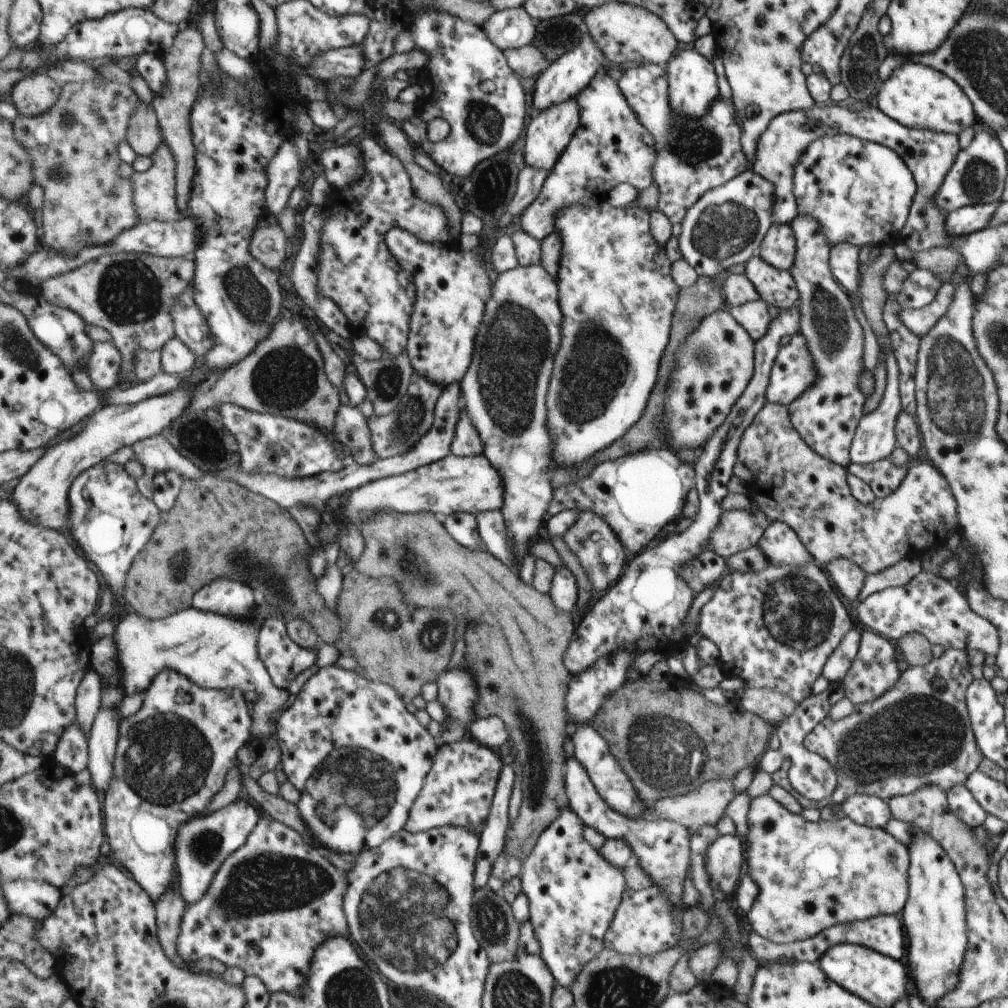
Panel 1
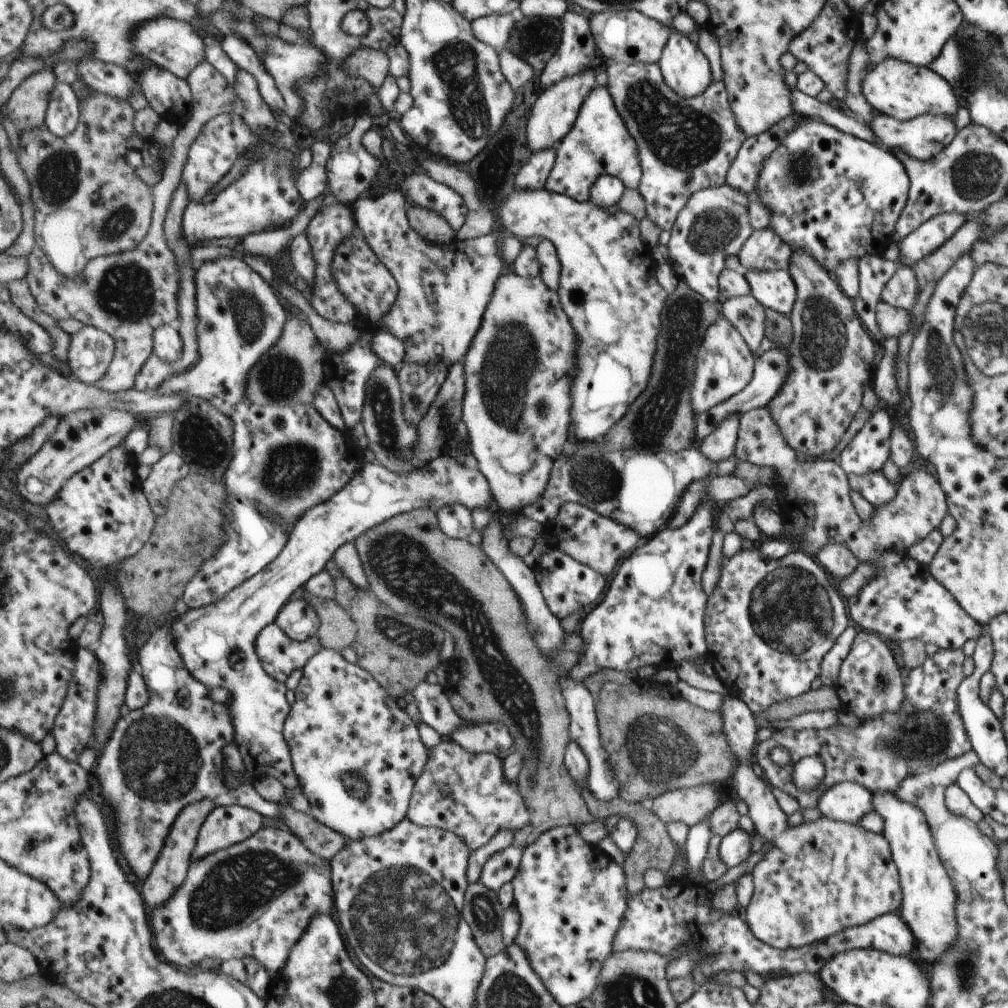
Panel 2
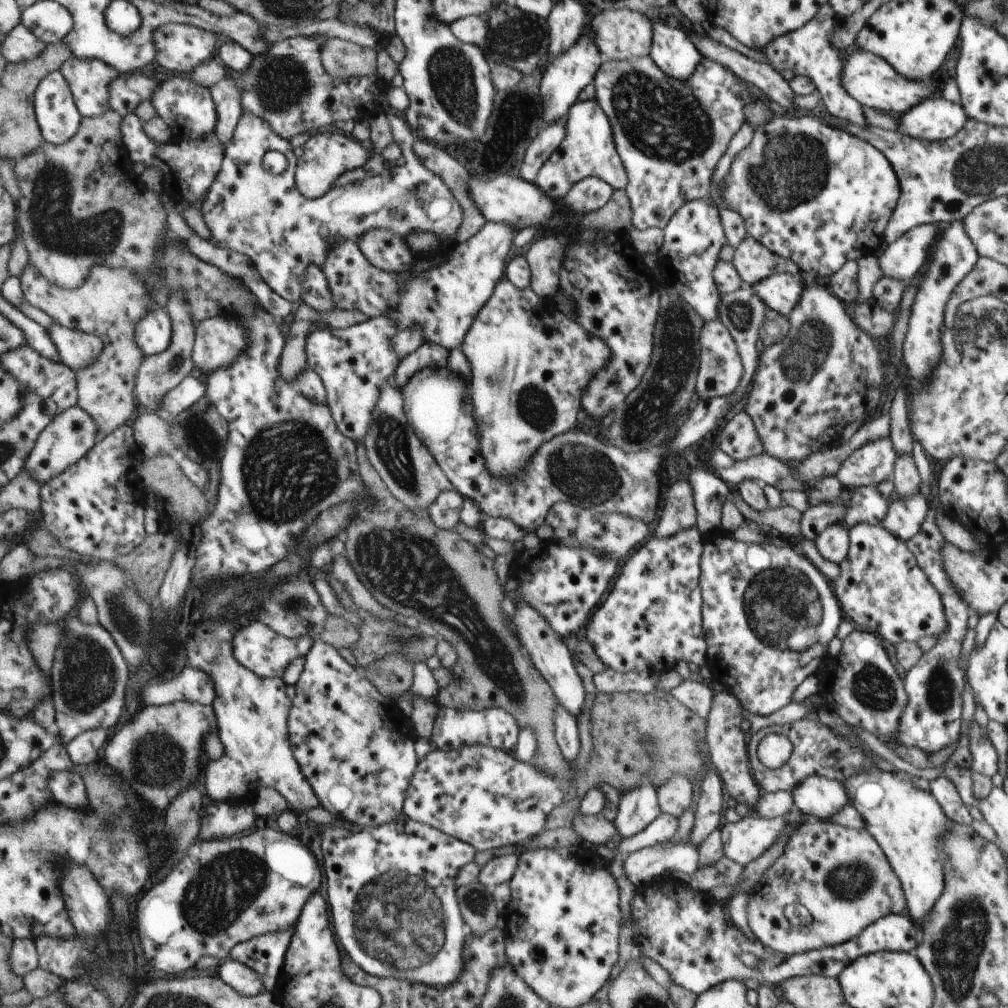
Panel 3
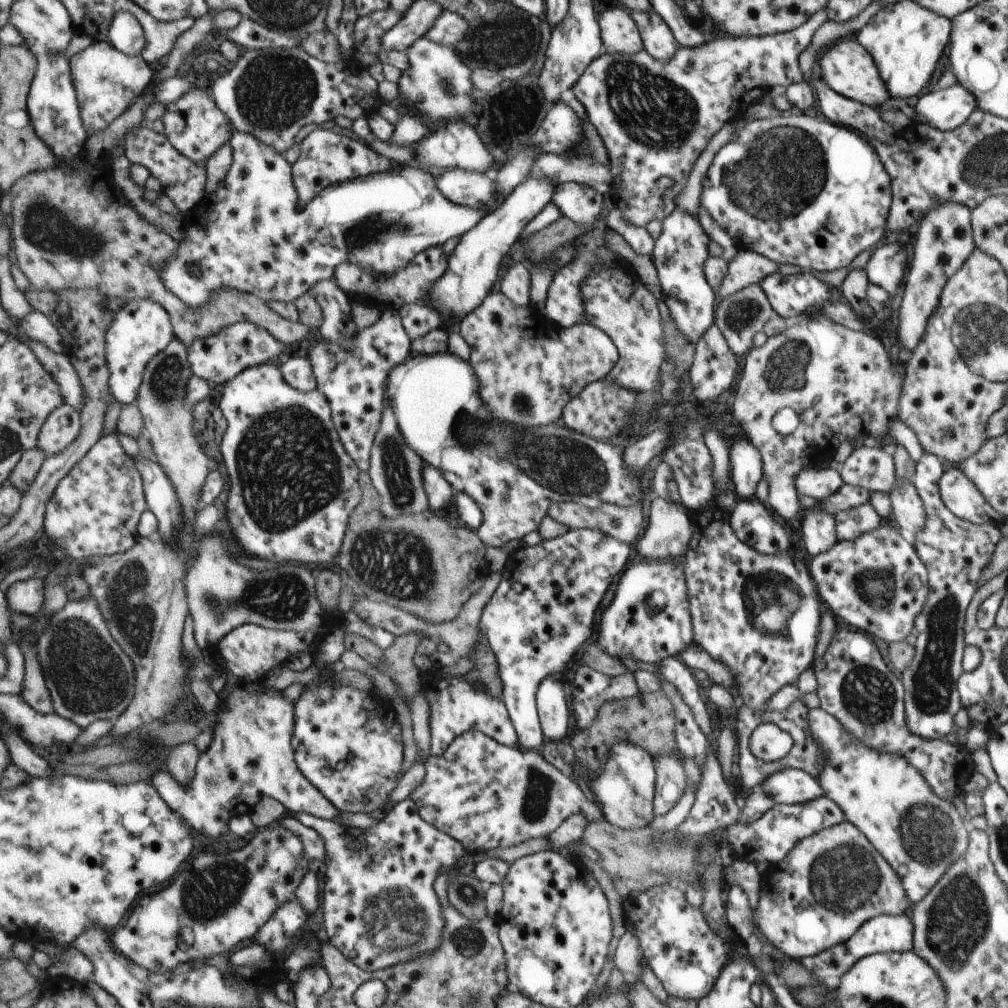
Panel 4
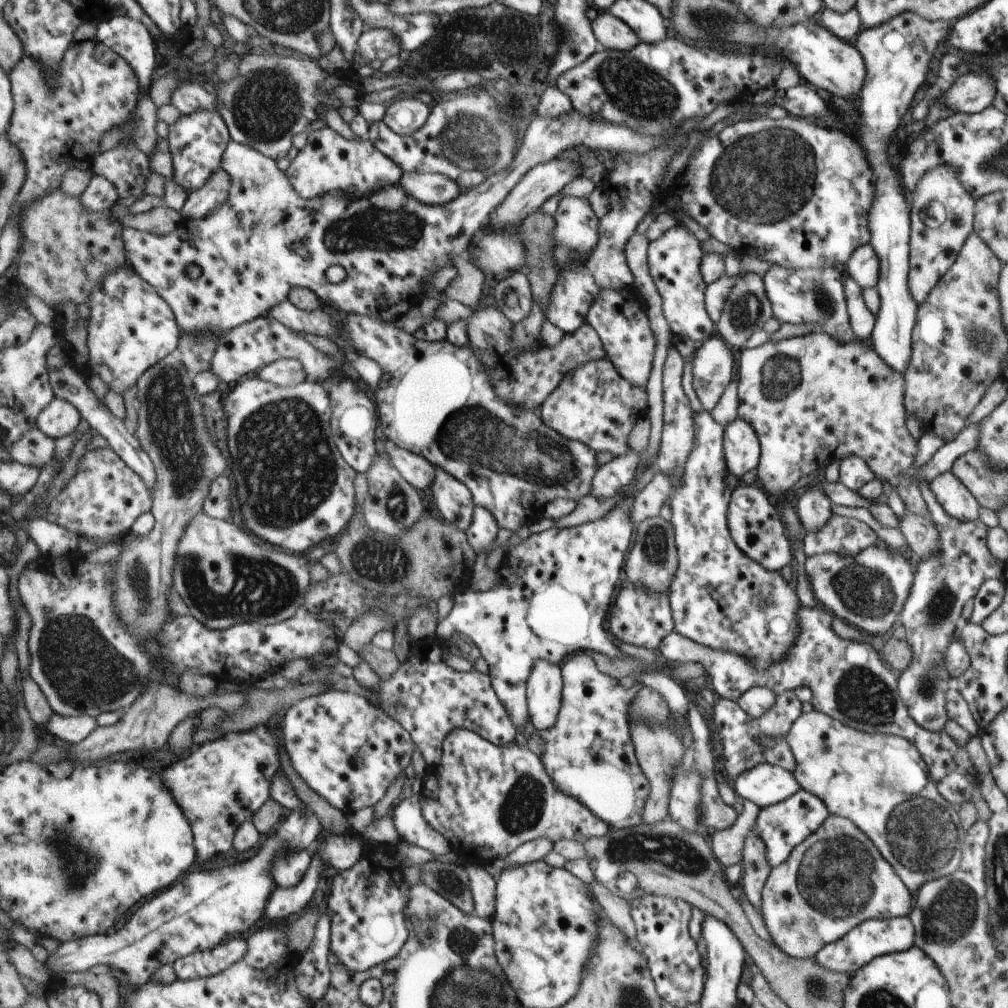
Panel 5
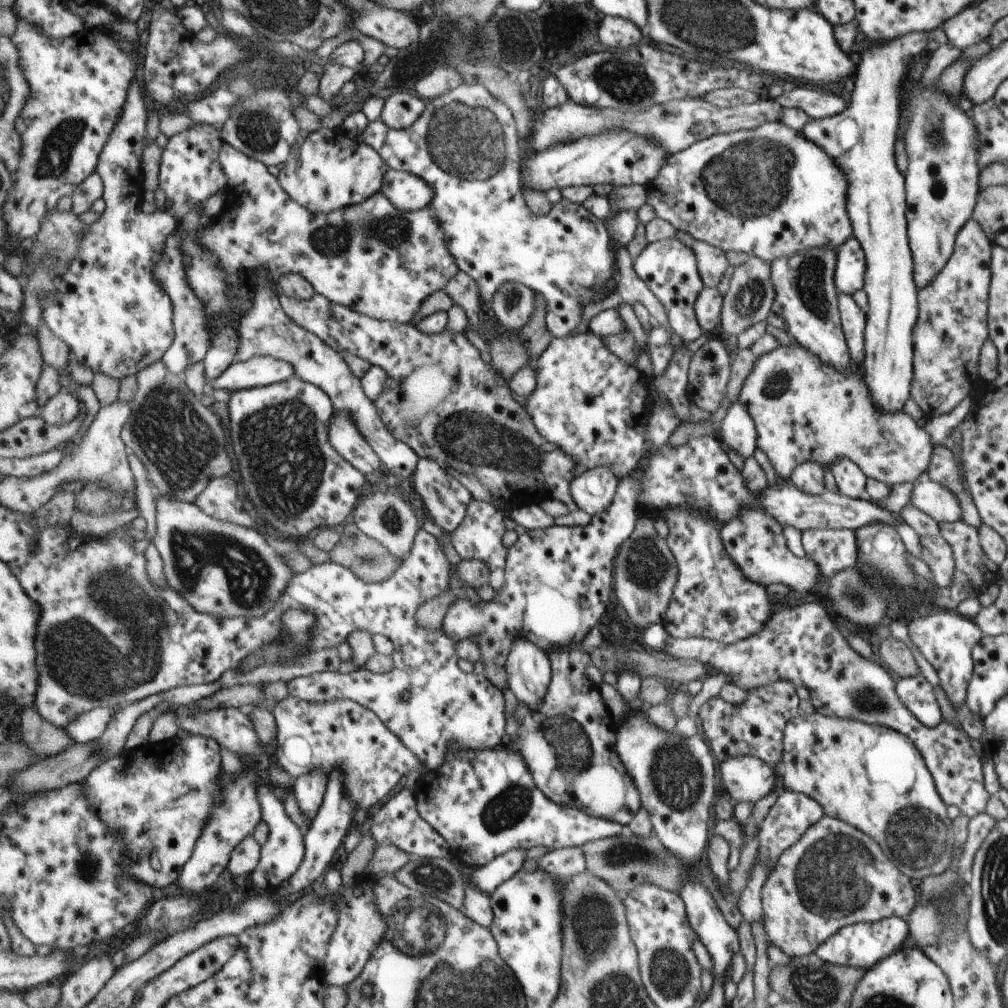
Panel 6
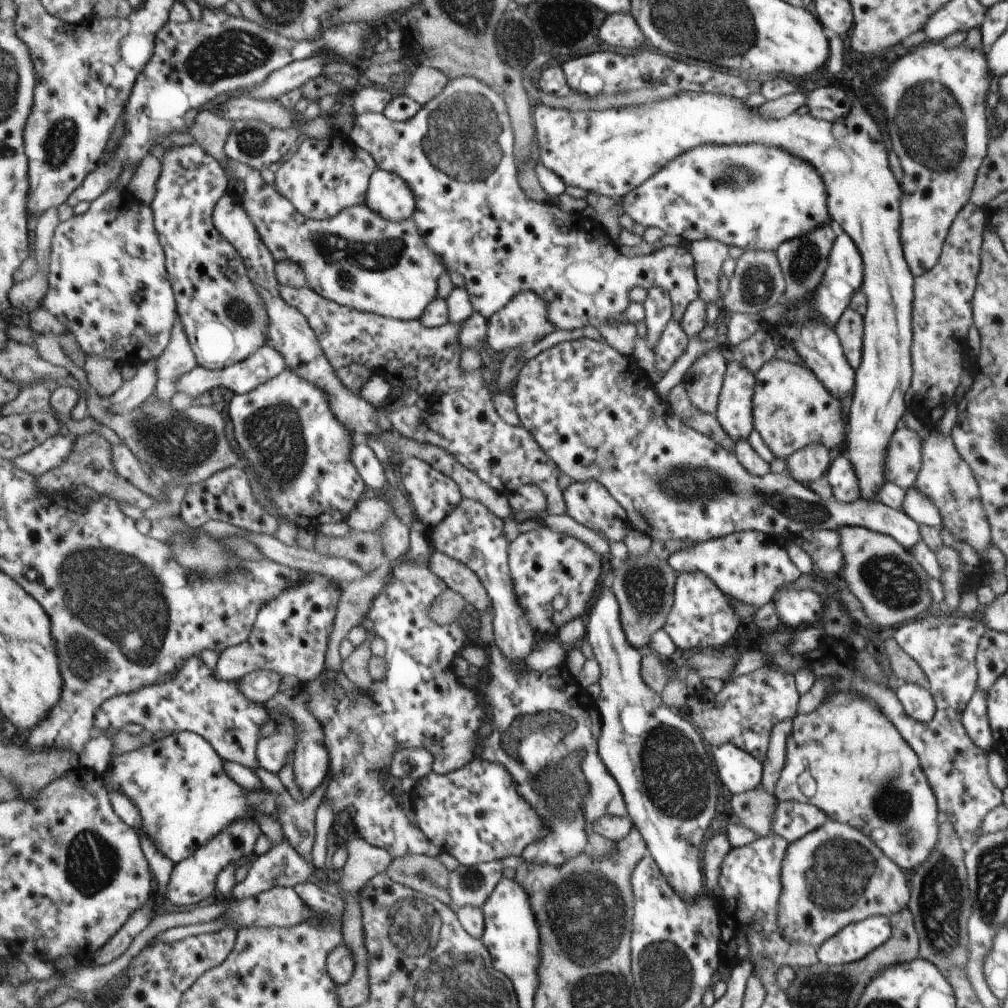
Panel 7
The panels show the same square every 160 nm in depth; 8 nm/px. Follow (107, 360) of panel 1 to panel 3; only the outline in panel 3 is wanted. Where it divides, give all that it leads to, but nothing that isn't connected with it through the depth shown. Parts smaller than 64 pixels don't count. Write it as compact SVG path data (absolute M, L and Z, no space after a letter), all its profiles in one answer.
M53 325L47 330L58 348L60 360L74 371L90 367L104 351L103 339L96 334L63 325Z

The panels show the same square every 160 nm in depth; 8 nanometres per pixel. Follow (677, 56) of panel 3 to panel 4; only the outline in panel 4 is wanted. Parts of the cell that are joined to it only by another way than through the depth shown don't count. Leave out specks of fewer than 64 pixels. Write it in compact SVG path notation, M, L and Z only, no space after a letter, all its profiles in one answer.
M630 11L631 18L637 23L641 32L643 49L654 59L667 62L674 57L679 48L673 31L666 25L666 21L657 13Z

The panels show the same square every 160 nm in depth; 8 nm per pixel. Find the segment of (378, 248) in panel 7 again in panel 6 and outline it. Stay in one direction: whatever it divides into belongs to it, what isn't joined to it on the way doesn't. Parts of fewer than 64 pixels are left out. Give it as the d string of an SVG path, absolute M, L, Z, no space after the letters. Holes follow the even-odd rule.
M226 143L222 146L222 152L220 158L223 165L223 170L226 171L228 178L227 192L229 192L229 200L224 211L215 218L210 220L210 225L203 228L198 234L198 242L201 243L211 255L214 255L215 259L218 259L222 269L226 272L226 278L230 280L230 294L237 296L237 300L233 302L238 312L239 322L243 316L245 316L254 307L255 290L257 285L260 284L258 279L258 271L264 269L268 272L268 278L270 282L275 284L275 292L279 295L280 284L279 280L284 275L288 275L290 272L303 275L316 290L317 293L326 296L329 301L334 302L338 305L345 305L351 308L355 312L372 316L373 318L382 321L393 321L394 323L411 323L418 314L418 310L422 308L423 304L433 297L435 293L445 290L447 283L451 281L454 276L460 271L460 266L456 261L455 255L450 251L448 246L448 236L441 229L442 226L438 221L438 218L434 215L434 210L429 207L418 210L418 211L402 211L397 206L393 205L389 197L383 192L379 192L370 196L365 202L358 205L353 205L344 209L339 209L330 213L315 213L310 211L306 206L300 205L297 200L291 198L291 195L283 188L282 183L278 179L278 175L273 176L269 172L269 168L264 162L259 159L251 158L251 155L245 154L243 151L237 150L234 146ZM243 274L248 274L248 282L251 284L247 288L244 284Z

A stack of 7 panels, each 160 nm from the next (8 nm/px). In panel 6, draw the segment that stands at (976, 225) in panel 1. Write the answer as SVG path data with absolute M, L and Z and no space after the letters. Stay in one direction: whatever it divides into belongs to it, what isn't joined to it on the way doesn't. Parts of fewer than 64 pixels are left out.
M849 237L835 250L834 286L838 293L851 294L865 284L866 257L861 243Z

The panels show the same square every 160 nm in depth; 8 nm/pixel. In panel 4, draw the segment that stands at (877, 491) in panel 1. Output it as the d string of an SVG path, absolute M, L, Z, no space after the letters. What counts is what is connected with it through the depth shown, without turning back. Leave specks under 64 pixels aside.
M869 502L855 508L838 512L834 517L834 527L838 540L852 541L863 533L878 528L880 516Z

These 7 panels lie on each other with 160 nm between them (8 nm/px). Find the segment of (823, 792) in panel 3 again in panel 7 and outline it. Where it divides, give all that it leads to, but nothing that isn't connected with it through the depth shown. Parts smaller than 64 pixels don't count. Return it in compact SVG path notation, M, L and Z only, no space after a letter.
M723 743L712 749L719 780L732 795L753 790L762 782L762 763L747 751Z

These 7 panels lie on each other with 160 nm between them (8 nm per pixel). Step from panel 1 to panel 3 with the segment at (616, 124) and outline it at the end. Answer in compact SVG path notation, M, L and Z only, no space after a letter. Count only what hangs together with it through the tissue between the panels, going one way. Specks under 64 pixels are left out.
M595 99L576 102L565 119L565 136L538 170L533 184L557 202L560 202L576 182L587 177L597 177L614 189L624 189L628 178L614 147L609 119L598 102Z

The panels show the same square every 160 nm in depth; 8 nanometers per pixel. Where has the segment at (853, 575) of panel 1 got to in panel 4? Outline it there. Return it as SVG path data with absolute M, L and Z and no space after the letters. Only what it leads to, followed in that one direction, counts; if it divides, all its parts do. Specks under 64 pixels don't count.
M818 508L805 510L800 526L801 542L803 542L803 546L805 546L805 550L811 559L818 559L821 553L826 553L838 540L837 534L834 531L834 517L826 512L819 511Z

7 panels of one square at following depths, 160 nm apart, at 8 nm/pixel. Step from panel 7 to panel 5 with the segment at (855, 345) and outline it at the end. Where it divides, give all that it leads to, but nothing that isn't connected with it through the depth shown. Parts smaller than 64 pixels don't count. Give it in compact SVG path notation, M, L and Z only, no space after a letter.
M849 276L842 278L846 311L850 314L851 330L859 341L866 342L873 330L875 317L862 299L862 288Z

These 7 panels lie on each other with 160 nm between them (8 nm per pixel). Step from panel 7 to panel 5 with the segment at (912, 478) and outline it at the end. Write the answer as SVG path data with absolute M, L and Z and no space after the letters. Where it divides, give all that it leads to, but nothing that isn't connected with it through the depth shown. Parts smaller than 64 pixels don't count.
M823 331L782 339L776 335L759 346L750 349L742 348L738 351L737 356L739 357L735 388L735 395L738 398L737 416L747 418L747 423L755 426L755 430L759 430L759 438L763 438L763 462L758 462L757 484L769 496L773 504L781 503L786 492L791 490L791 486L800 477L814 470L824 469L825 466L829 466L833 461L841 461L842 458L850 455L860 456L876 478L882 481L884 485L894 482L897 476L910 471L911 466L915 465L915 456L917 456L915 442L905 430L906 410L904 402L901 402L901 400L904 400L901 396L905 394L905 379L901 378L901 373L891 370L891 367L887 366L887 363L883 362L883 359L874 350L871 350L866 342L853 338L843 343Z

